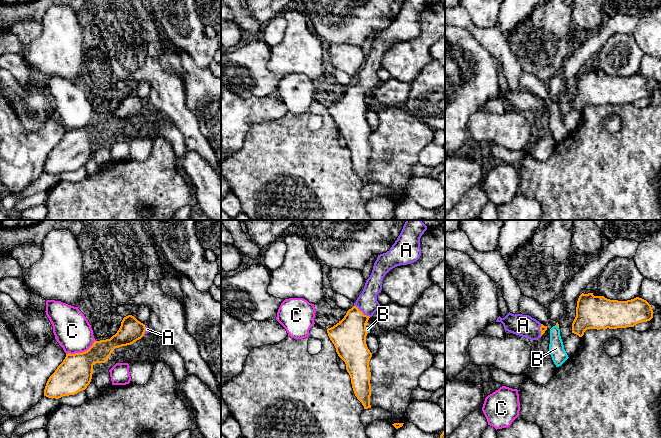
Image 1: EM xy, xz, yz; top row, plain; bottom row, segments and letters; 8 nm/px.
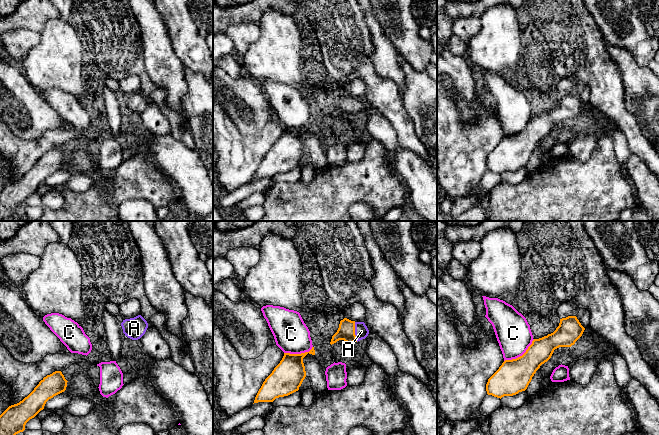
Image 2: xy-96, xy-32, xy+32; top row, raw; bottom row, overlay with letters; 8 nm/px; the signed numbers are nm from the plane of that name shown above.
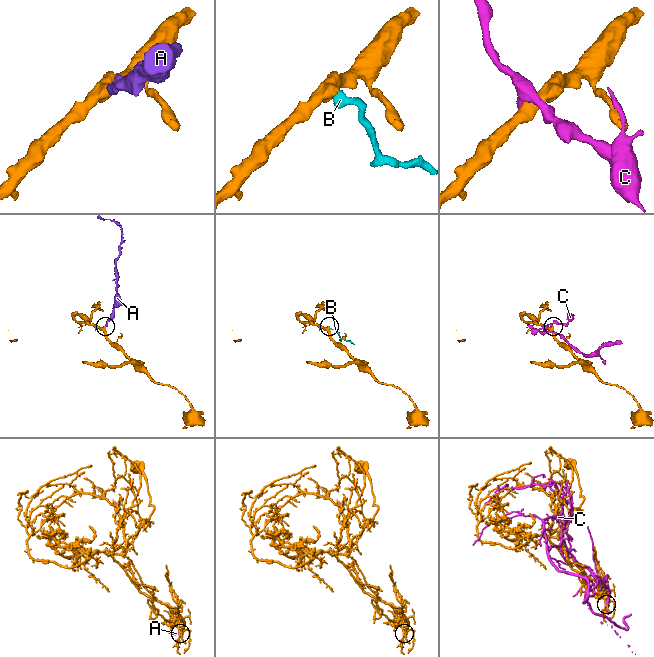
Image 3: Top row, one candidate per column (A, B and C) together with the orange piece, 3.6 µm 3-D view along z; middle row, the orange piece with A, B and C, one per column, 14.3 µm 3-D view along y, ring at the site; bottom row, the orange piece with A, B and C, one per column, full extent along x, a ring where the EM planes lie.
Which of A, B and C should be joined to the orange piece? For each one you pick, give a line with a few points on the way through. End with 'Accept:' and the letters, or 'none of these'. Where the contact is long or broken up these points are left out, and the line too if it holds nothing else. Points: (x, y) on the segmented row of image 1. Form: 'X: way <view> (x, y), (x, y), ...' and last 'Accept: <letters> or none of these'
A: way xz (349, 335), (355, 319), (362, 312), (367, 302)
Accept: A

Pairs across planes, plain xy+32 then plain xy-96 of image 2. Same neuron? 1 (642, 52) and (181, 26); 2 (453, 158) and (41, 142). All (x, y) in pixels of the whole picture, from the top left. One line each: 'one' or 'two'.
1: one
2: one

